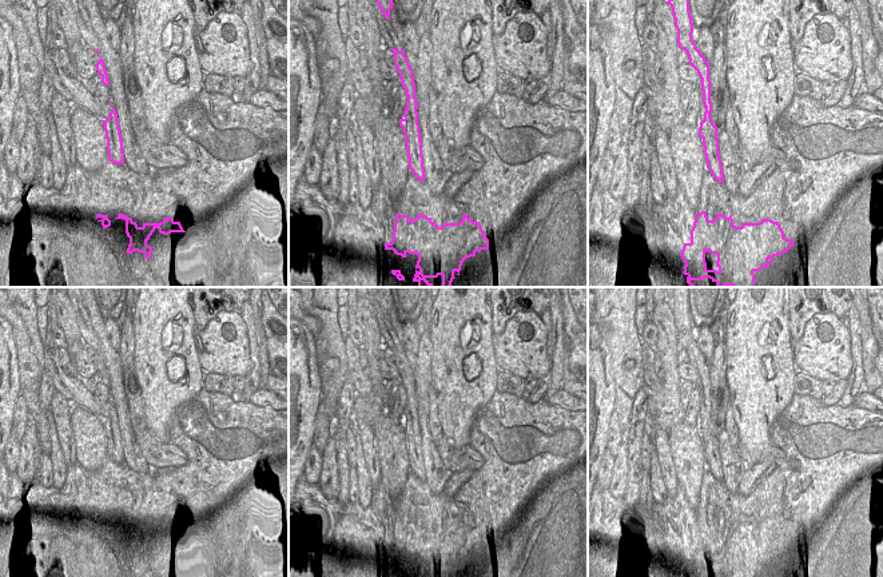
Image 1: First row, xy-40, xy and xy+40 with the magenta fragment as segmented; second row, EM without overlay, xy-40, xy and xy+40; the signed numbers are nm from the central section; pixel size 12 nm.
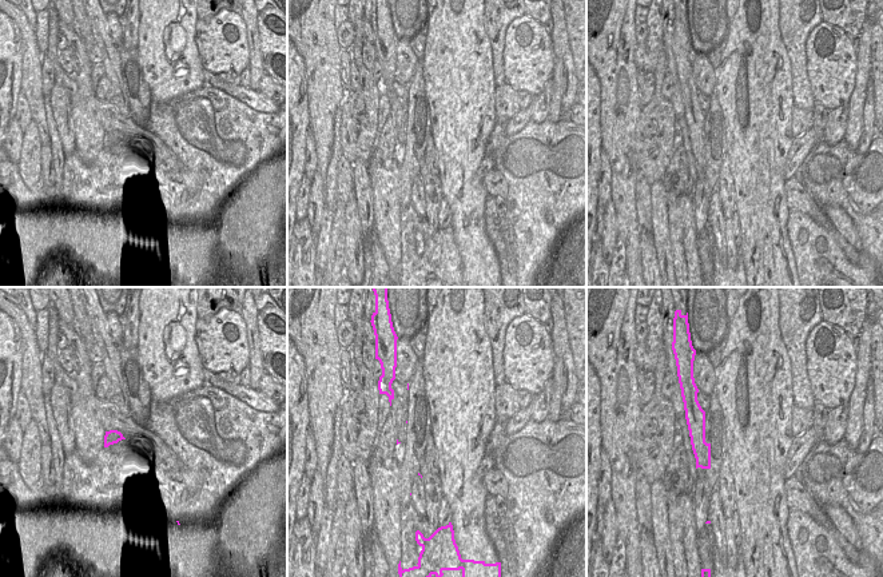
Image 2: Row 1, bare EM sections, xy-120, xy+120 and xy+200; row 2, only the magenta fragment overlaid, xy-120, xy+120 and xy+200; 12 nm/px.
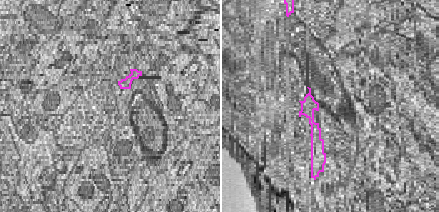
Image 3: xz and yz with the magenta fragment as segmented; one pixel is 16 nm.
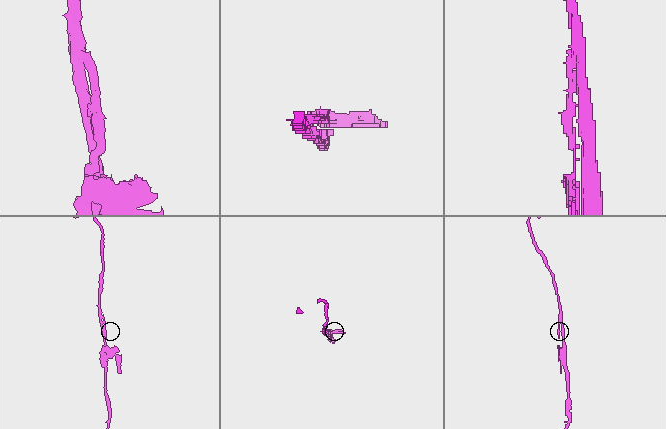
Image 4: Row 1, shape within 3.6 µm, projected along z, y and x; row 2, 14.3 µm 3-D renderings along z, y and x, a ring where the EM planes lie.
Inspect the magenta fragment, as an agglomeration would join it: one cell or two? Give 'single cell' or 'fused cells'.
fused cells

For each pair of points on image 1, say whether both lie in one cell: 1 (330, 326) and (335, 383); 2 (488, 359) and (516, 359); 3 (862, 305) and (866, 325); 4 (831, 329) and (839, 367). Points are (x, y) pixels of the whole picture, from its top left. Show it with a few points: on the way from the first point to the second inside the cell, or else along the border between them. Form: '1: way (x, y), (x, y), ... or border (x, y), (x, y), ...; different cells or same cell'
1: way (330, 341), (342, 358), (342, 369); same cell
2: border (492, 334), (494, 361), (500, 369); different cells
3: way (863, 310), (864, 319); same cell
4: way (831, 338), (831, 358); same cell

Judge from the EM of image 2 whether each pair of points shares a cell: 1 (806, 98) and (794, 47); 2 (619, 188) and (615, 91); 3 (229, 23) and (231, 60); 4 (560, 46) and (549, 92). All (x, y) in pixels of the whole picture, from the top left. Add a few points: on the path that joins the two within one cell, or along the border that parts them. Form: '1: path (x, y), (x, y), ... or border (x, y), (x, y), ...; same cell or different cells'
1: path (800, 86), (798, 59); same cell
2: path (619, 164), (617, 118), (615, 115); same cell
3: path (229, 32), (229, 51); same cell
4: border (556, 58), (563, 62), (565, 70), (565, 90); different cells

